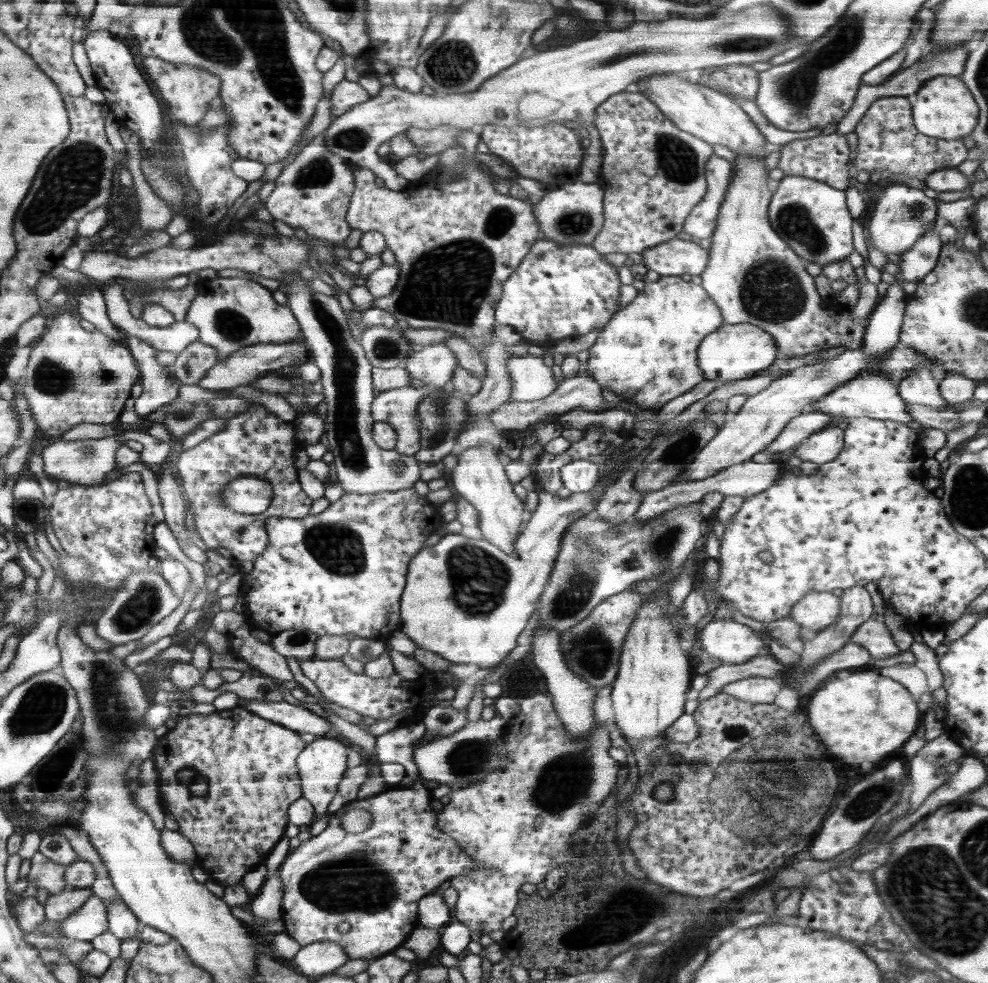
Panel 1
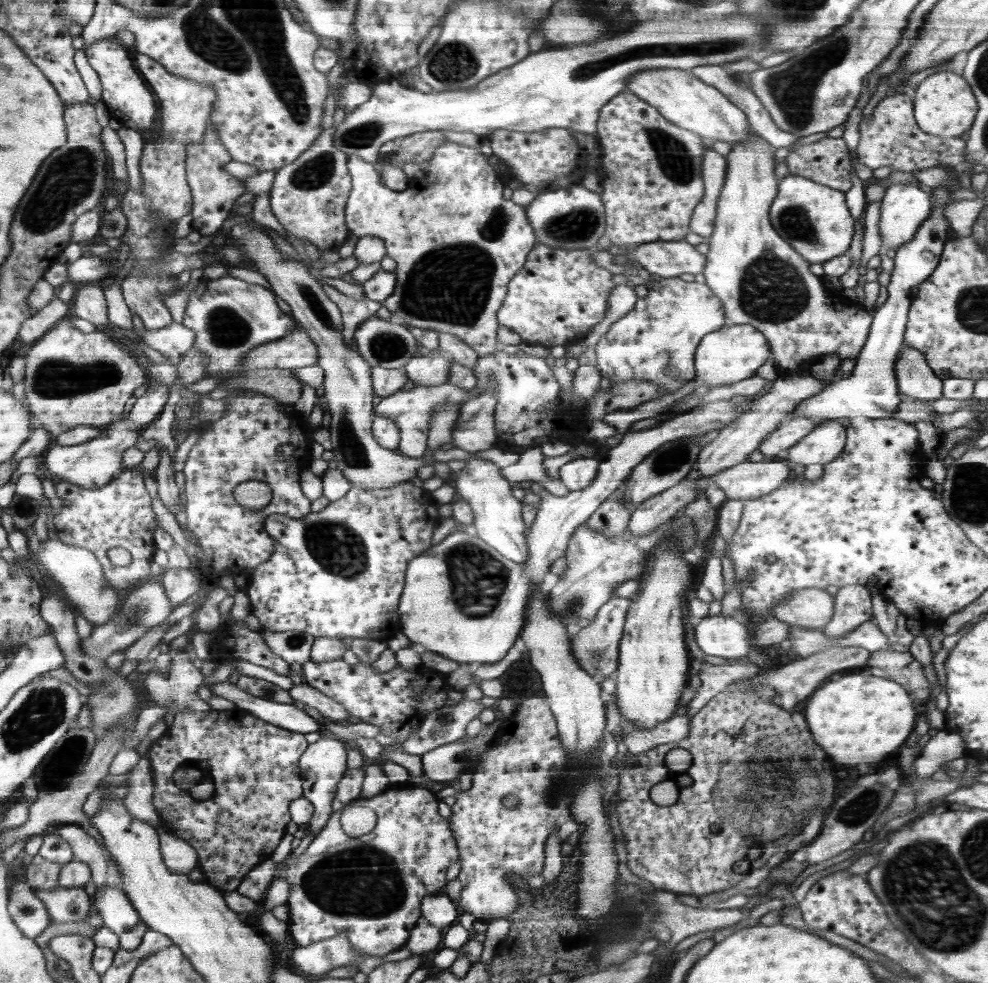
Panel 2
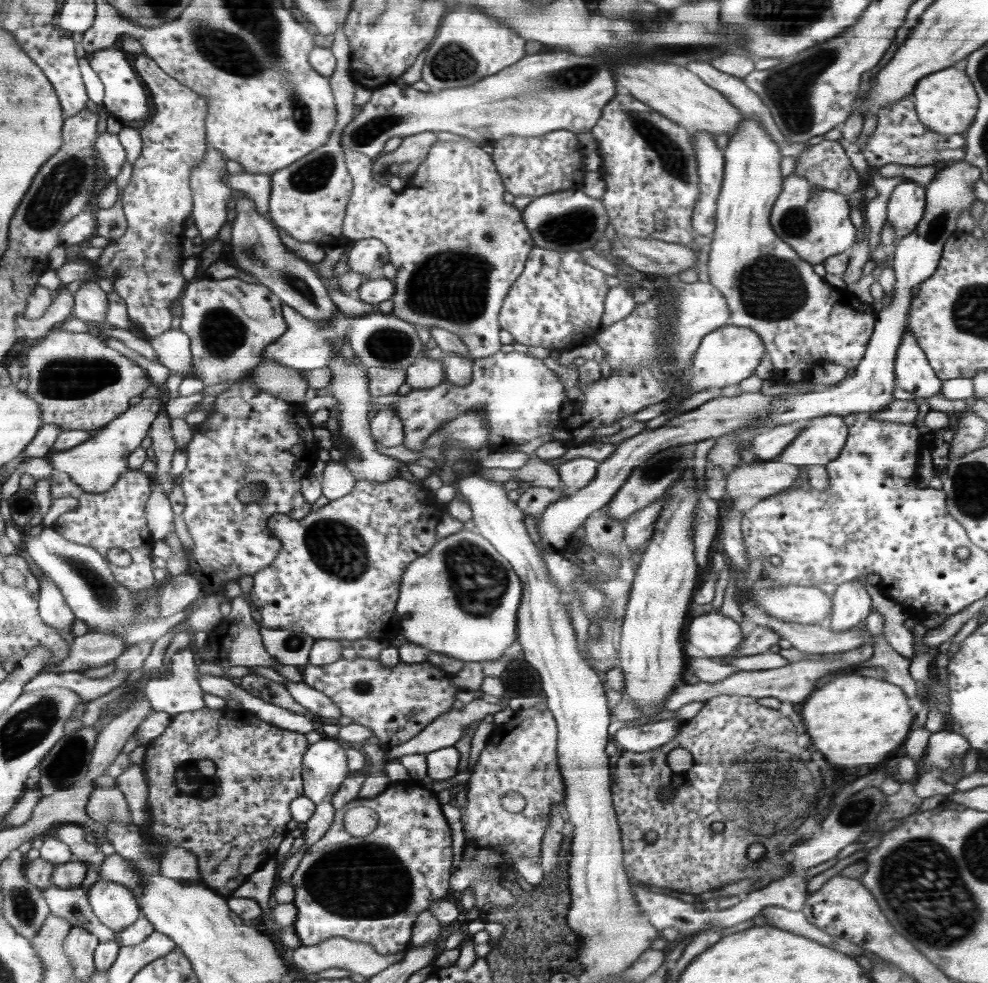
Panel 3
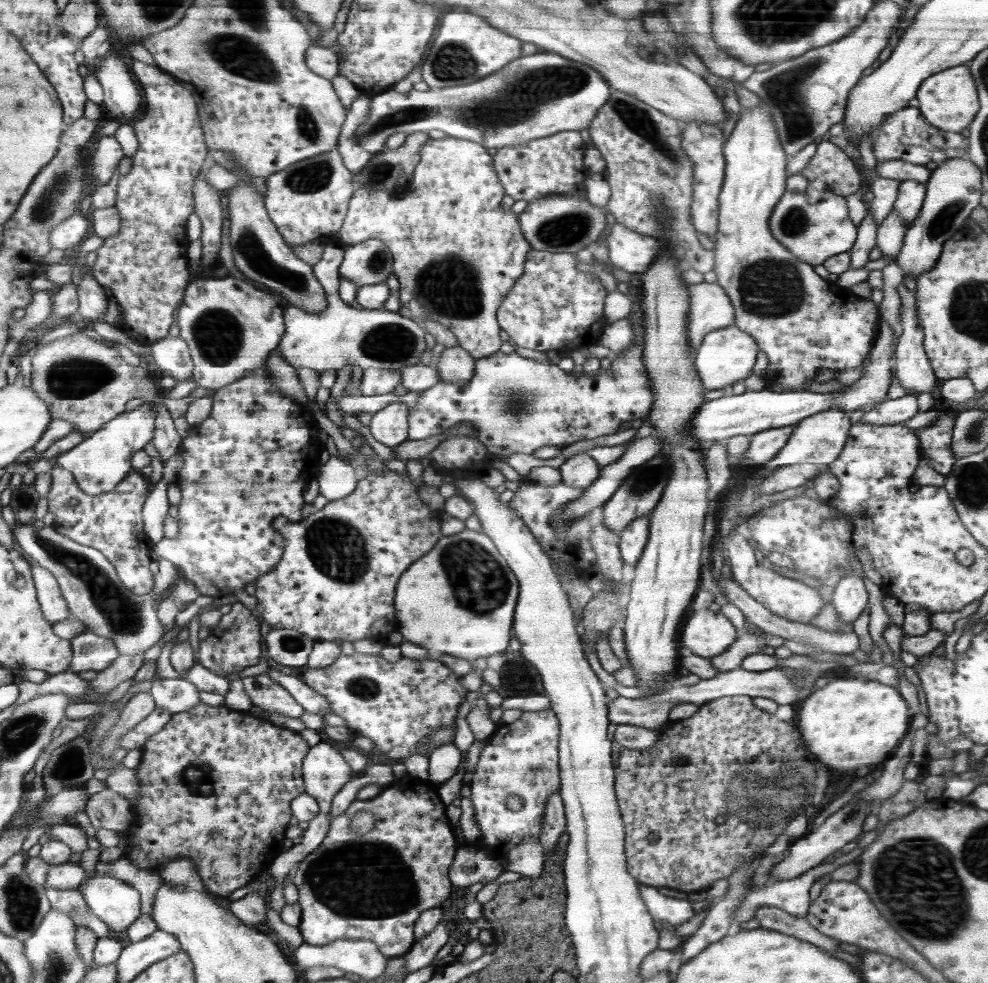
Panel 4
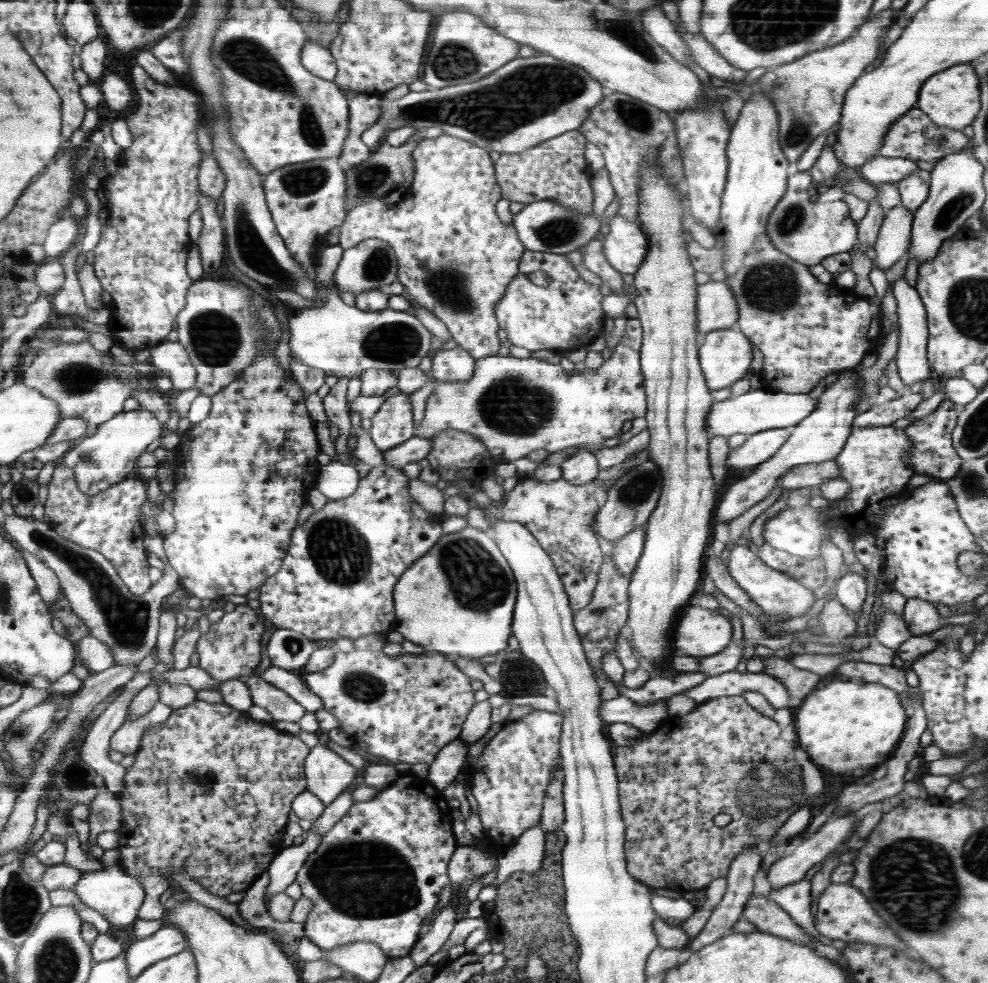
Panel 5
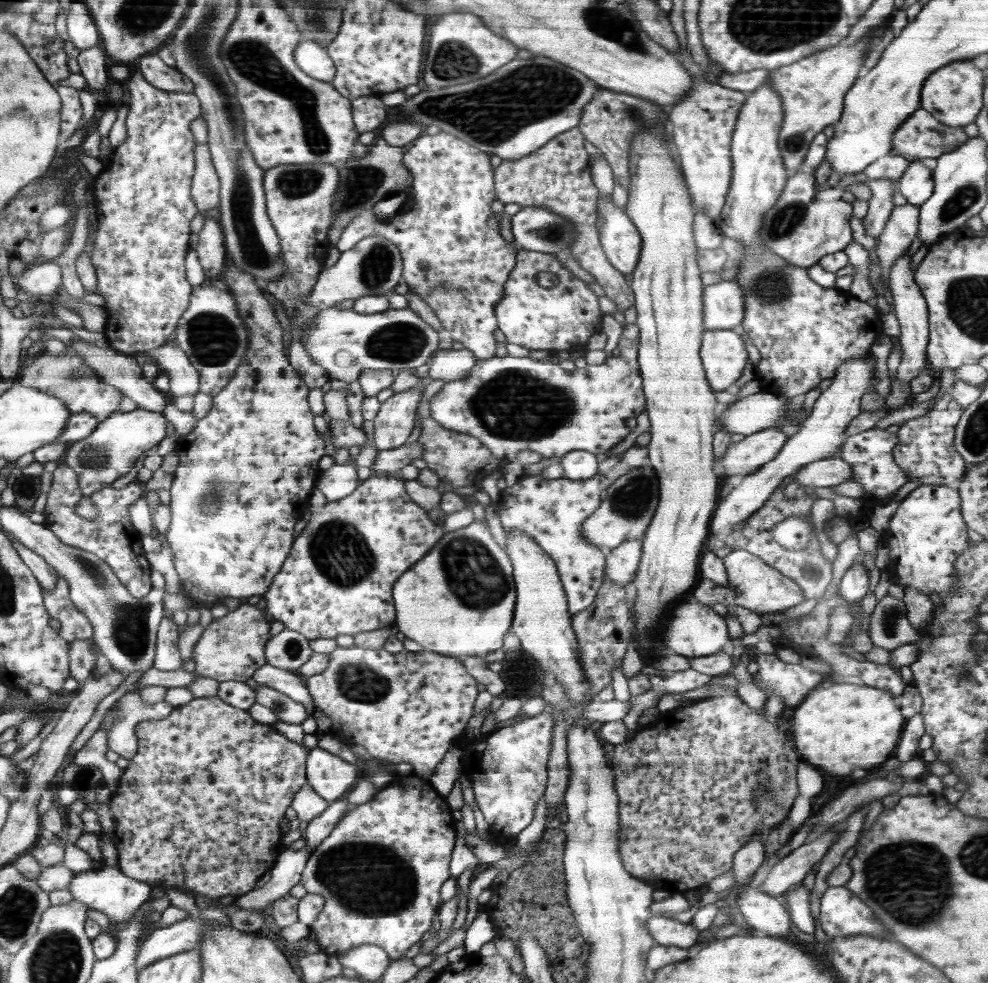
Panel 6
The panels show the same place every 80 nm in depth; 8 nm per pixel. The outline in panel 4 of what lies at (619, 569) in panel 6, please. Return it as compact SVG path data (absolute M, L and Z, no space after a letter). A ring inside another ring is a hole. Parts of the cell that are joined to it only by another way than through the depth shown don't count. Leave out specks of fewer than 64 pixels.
M649 515L638 518L620 533L618 544L620 558L626 564L636 564L648 542L650 530Z

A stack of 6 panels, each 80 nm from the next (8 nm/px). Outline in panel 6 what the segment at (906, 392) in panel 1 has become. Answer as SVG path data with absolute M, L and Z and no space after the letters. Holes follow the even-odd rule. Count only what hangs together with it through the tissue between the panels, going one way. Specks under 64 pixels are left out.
M907 252L895 260L890 274L885 280L890 301L894 304L895 316L898 319L901 333L899 335L902 361L897 368L896 378L904 383L916 378L922 368L928 367L927 344L929 343L929 310L920 287L916 284L910 268L911 256Z

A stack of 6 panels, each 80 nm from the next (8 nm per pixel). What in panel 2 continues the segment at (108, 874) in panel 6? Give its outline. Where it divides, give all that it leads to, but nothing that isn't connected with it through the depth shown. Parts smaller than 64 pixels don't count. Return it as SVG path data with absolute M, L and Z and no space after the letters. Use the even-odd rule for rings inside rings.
M104 885L95 892L93 907L102 917L103 924L112 929L118 936L141 921L140 915L131 905L123 890Z

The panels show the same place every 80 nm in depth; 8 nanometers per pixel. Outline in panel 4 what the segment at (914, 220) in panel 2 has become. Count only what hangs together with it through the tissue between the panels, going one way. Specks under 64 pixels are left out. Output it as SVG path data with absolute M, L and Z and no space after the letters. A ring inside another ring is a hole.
M917 180L900 181L893 211L898 212L898 216L905 222L907 228L918 218L927 192L926 183Z

